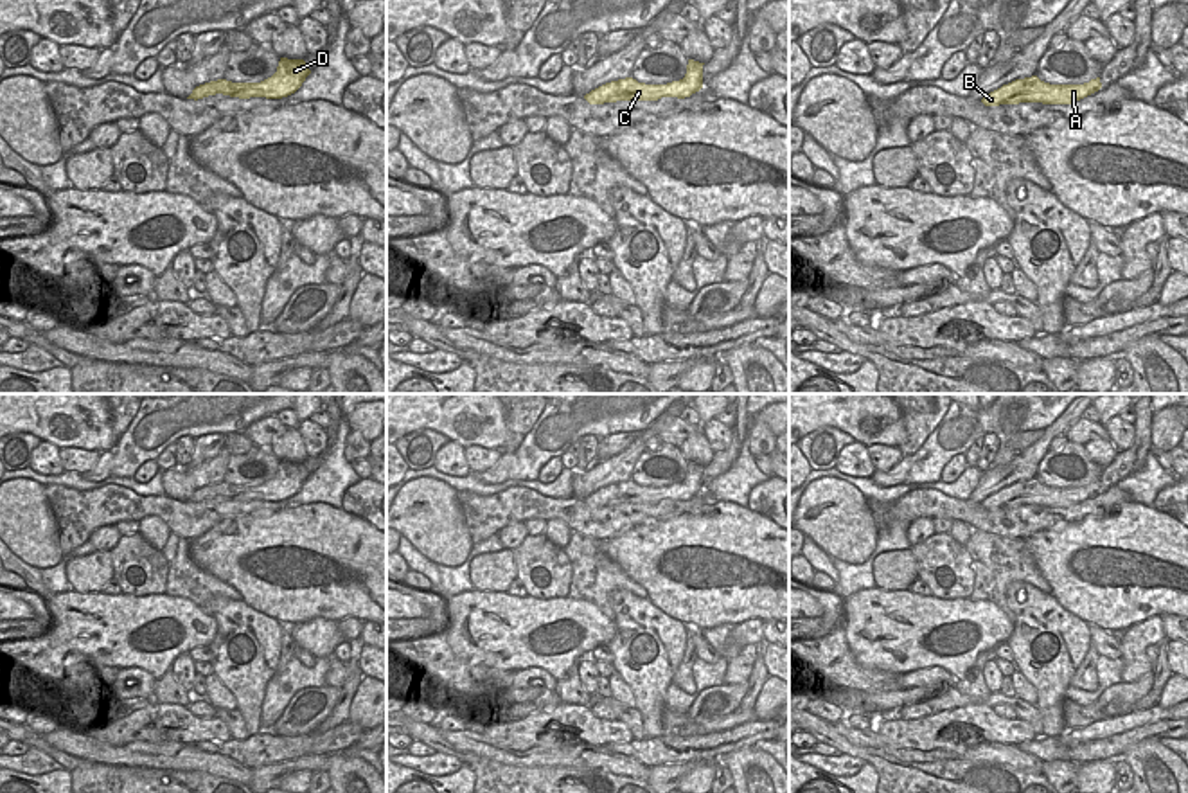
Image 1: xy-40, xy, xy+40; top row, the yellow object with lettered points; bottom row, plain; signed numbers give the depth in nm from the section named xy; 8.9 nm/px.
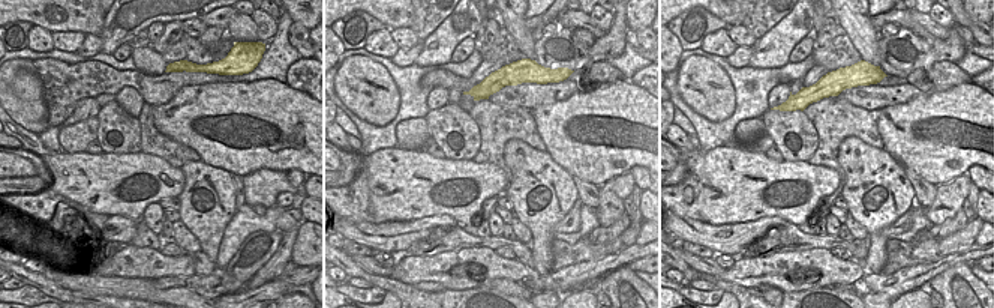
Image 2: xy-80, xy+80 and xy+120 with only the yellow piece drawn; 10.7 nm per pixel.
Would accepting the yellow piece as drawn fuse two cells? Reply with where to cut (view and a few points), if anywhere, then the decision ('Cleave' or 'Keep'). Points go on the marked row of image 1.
No split. Keep.

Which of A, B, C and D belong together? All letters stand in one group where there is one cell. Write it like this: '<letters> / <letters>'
A B C D

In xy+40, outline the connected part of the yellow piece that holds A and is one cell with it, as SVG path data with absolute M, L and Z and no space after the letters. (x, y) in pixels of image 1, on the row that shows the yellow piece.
M1037 76L1015 79L990 92L981 99L985 106L1042 102L1042 104L1071 104L1102 88L1100 77L1084 85L1050 85Z

